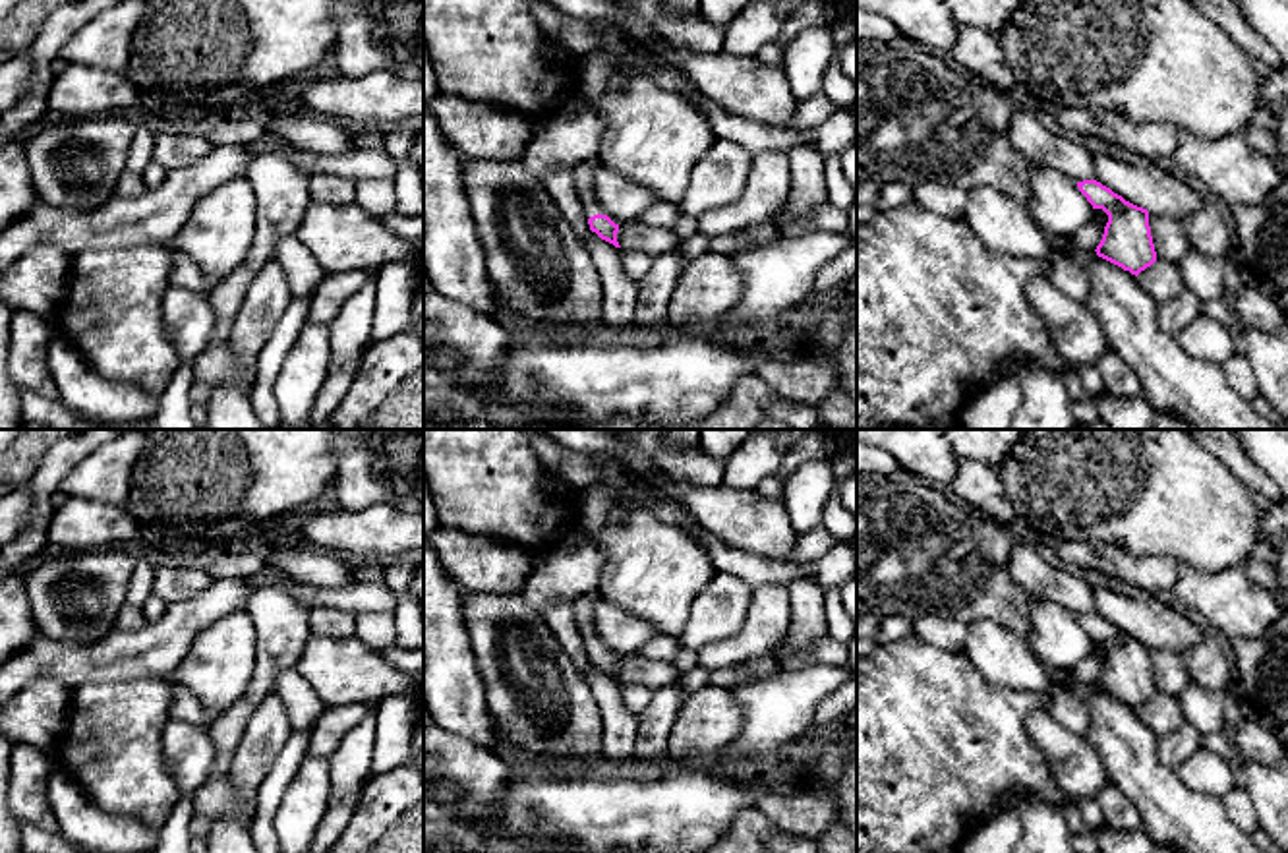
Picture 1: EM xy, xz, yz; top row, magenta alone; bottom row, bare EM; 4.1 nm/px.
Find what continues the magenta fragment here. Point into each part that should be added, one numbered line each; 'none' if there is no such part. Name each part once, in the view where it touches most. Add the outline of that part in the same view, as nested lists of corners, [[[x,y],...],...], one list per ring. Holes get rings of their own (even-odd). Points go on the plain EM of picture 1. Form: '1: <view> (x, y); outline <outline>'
1: xz (583, 608); outline [[[598,592],[598,594],[582,596],[572,603],[574,621],[588,652],[598,646],[605,648],[601,640],[598,638],[598,634],[594,632],[594,625],[592,625],[592,615],[600,600],[601,598]]]

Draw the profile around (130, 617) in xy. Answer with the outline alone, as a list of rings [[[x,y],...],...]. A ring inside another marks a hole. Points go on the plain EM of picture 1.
[[[124,603],[118,617],[116,617],[116,627],[124,631],[137,631],[145,625],[143,609],[135,607],[132,603]]]

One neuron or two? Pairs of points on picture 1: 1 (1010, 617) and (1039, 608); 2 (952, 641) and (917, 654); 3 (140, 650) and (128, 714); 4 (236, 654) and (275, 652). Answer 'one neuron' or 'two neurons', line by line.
1: two neurons
2: two neurons
3: two neurons
4: two neurons

